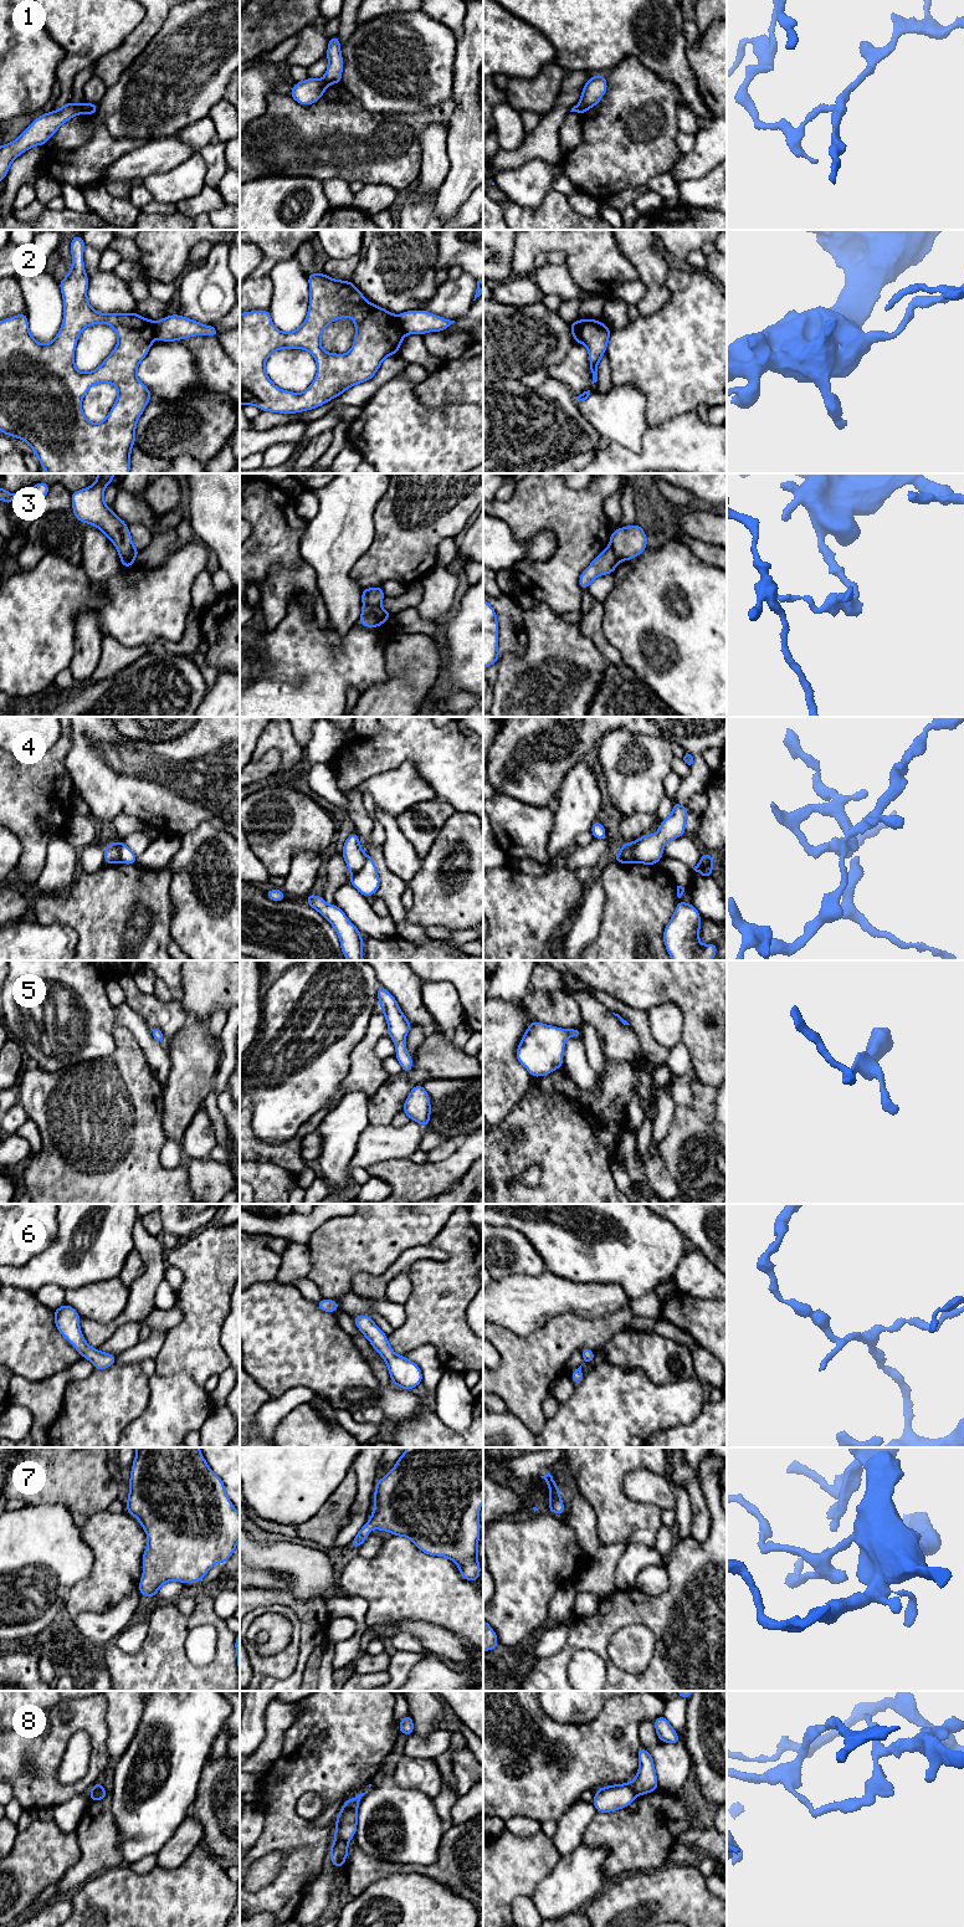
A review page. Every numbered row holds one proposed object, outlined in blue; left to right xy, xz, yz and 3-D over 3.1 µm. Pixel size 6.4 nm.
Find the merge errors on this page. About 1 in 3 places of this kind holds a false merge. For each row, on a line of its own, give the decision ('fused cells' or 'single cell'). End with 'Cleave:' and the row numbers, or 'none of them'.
1: fused cells
2: fused cells
3: fused cells
4: fused cells
5: single cell
6: single cell
7: single cell
8: fused cells
Cleave: 1, 2, 3, 4, 8

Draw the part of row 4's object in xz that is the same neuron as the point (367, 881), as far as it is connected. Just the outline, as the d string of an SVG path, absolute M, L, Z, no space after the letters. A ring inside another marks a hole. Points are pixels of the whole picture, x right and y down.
M368 856L364 867L359 872L352 873L349 885L354 886L366 898L379 890L380 878L371 857Z

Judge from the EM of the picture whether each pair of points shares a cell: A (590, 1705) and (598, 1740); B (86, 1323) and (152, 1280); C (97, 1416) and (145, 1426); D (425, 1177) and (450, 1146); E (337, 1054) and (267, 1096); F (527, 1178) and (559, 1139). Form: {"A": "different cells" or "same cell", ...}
{"A": "different cells", "B": "same cell", "C": "different cells", "D": "different cells", "E": "same cell", "F": "different cells"}

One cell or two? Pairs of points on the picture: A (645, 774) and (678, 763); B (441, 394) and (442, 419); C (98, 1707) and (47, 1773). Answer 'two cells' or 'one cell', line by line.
A: two cells
B: two cells
C: one cell

